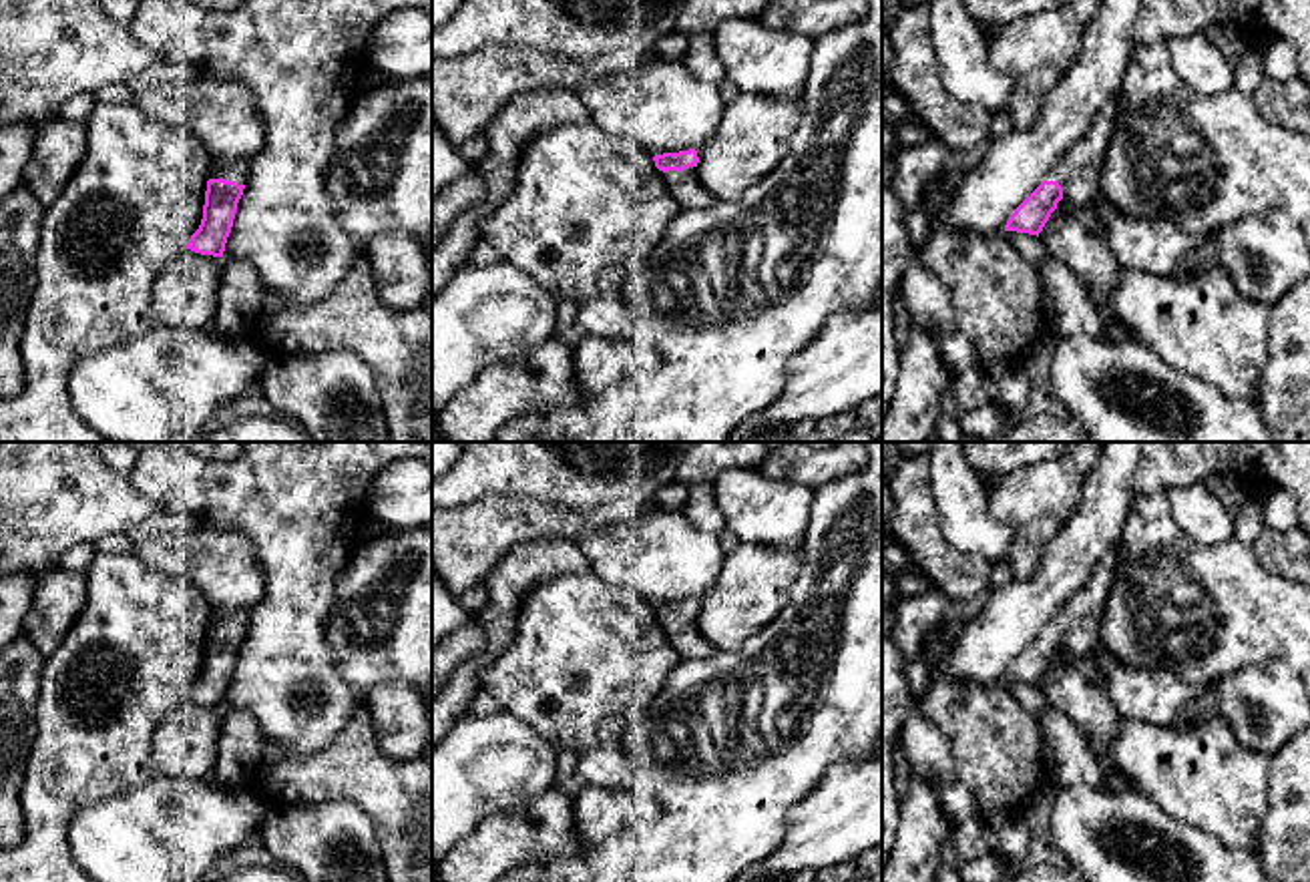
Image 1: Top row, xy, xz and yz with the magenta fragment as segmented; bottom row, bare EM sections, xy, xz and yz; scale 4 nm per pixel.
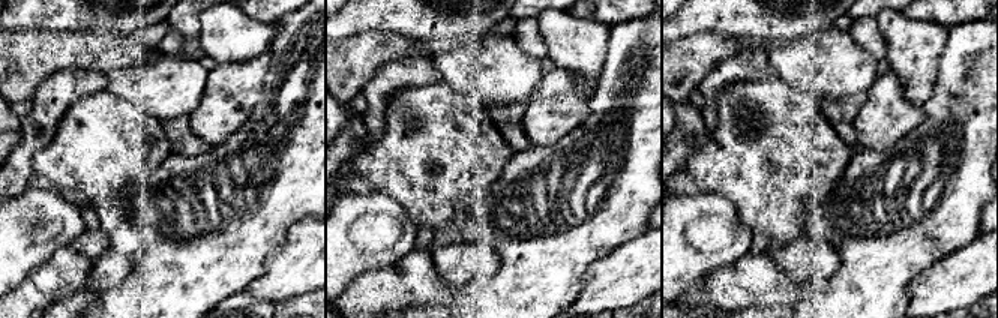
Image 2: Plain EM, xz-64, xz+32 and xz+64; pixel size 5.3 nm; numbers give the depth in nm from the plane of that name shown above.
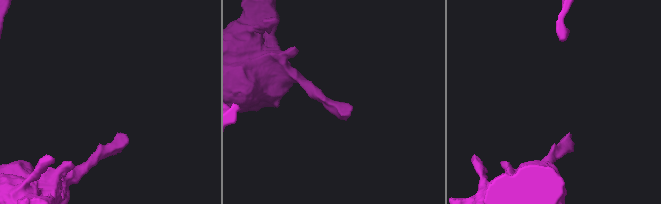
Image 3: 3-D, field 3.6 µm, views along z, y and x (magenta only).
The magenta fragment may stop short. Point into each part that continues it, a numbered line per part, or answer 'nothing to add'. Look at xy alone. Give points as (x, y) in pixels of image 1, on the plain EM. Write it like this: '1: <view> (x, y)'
1: xy (238, 621)

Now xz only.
1: xz (686, 637)

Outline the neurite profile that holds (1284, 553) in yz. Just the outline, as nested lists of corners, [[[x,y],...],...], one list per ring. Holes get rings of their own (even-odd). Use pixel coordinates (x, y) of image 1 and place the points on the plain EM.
[[[1296,526],[1288,532],[1264,528],[1260,536],[1254,540],[1252,548],[1256,561],[1264,569],[1310,587],[1310,534],[1302,526]]]

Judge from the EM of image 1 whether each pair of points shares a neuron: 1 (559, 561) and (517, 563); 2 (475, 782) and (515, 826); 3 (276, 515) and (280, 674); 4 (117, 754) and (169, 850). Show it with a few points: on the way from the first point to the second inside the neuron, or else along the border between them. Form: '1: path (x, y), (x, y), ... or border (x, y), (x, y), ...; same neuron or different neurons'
1: path (549, 561), (527, 563); same neuron
2: border (545, 792), (489, 814), (463, 838); different neurons
3: path (282, 555), (282, 633); same neuron
4: border (159, 774), (91, 804); different neurons

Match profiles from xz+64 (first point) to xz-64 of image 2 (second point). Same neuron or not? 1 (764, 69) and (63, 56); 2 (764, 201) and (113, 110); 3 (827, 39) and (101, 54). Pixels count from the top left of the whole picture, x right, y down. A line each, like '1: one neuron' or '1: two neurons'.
1: two neurons
2: one neuron
3: two neurons

